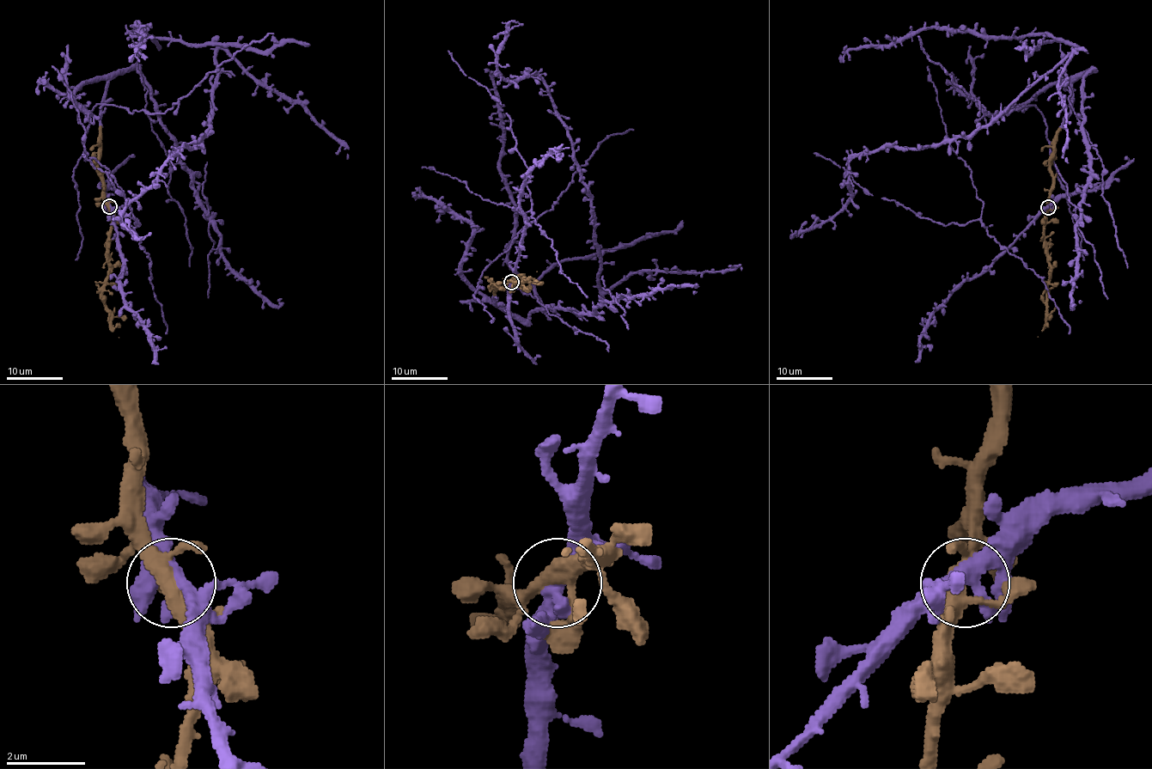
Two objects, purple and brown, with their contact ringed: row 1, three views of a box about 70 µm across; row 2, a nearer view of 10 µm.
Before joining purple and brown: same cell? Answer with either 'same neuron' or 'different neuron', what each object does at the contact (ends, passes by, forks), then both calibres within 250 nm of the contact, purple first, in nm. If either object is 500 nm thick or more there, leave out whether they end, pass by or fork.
same neuron; purple passes by; brown forks there; 420 nm thick on the purple side, 360 nm on the other

